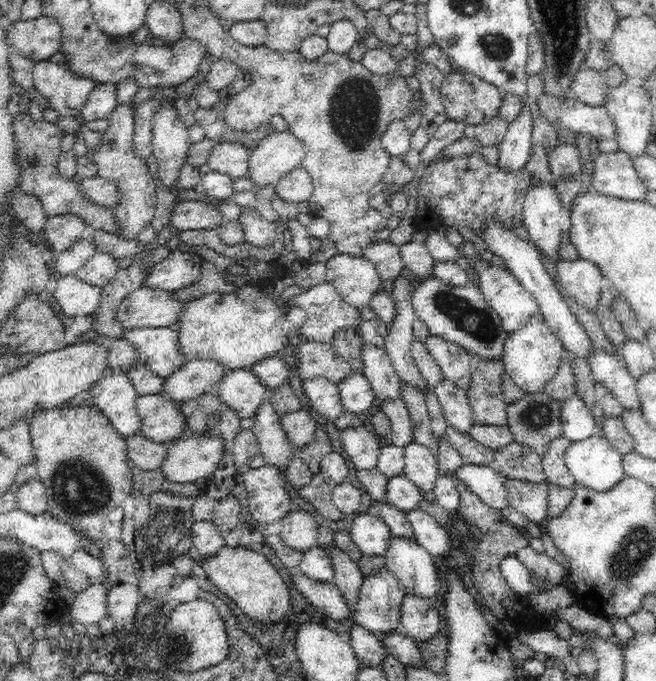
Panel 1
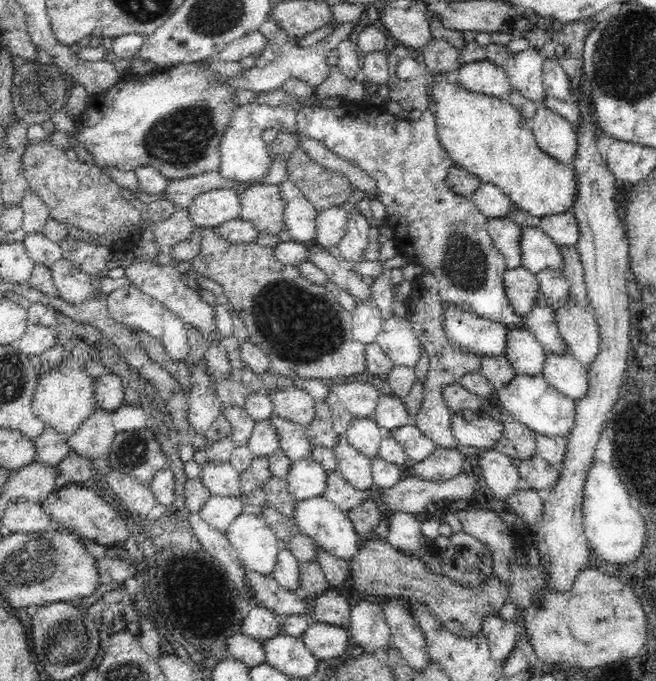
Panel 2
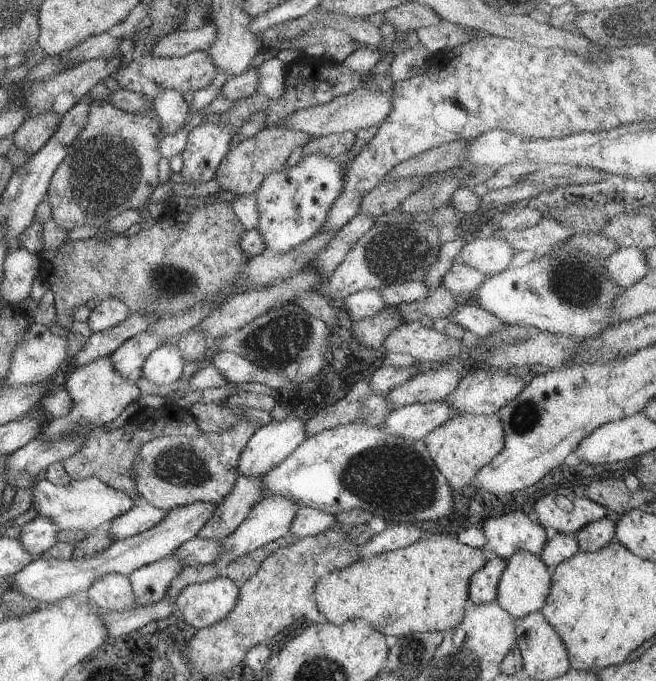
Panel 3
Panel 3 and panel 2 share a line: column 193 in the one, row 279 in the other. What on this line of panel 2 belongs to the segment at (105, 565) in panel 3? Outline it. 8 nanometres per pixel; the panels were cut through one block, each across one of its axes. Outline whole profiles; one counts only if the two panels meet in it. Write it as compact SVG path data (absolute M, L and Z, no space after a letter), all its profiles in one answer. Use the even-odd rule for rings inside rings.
M520 265L518 268L506 269L503 280L505 293L514 313L525 317L536 304L536 296L540 289L537 273Z

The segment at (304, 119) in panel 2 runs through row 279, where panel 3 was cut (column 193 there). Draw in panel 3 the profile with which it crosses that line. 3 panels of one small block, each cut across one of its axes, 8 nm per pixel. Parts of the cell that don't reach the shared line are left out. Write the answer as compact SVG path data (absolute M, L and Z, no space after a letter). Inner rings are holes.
M238 415L237 422L226 431L201 433L191 439L157 437L146 442L133 464L137 494L166 512L197 501L220 503L239 478L240 454L257 429L250 419Z

